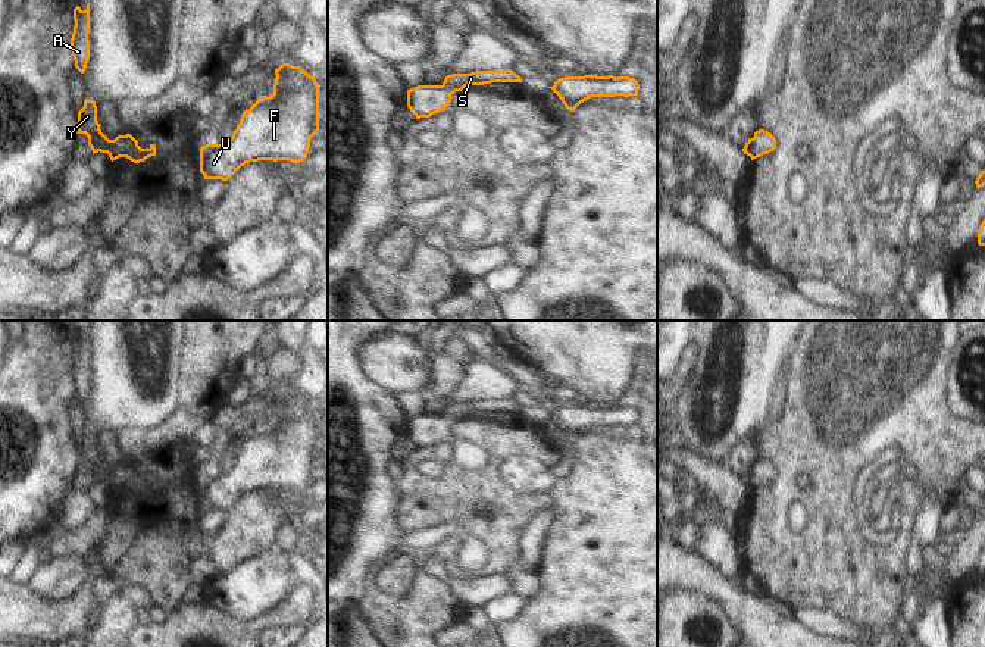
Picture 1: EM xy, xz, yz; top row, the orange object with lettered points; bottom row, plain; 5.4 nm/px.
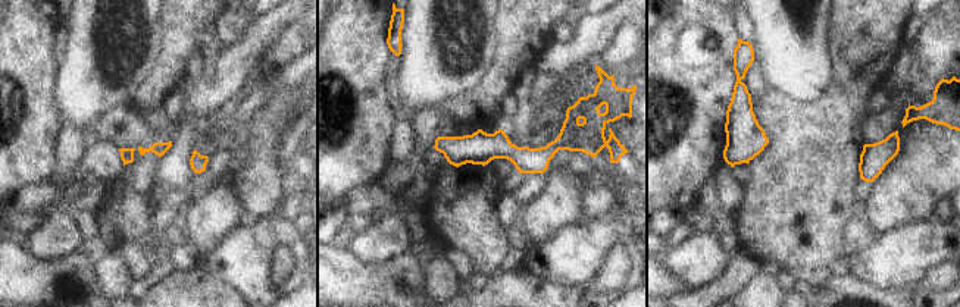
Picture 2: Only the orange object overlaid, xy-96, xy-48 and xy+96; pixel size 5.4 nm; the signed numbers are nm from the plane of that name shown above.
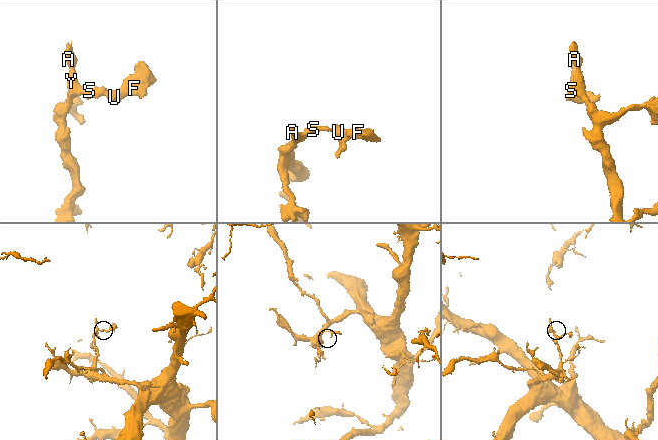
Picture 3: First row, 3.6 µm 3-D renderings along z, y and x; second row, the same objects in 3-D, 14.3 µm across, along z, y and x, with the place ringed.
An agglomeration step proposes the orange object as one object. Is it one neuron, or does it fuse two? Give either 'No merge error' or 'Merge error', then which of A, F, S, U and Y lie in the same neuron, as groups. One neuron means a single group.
No merge error. Groups: A F S U Y.

